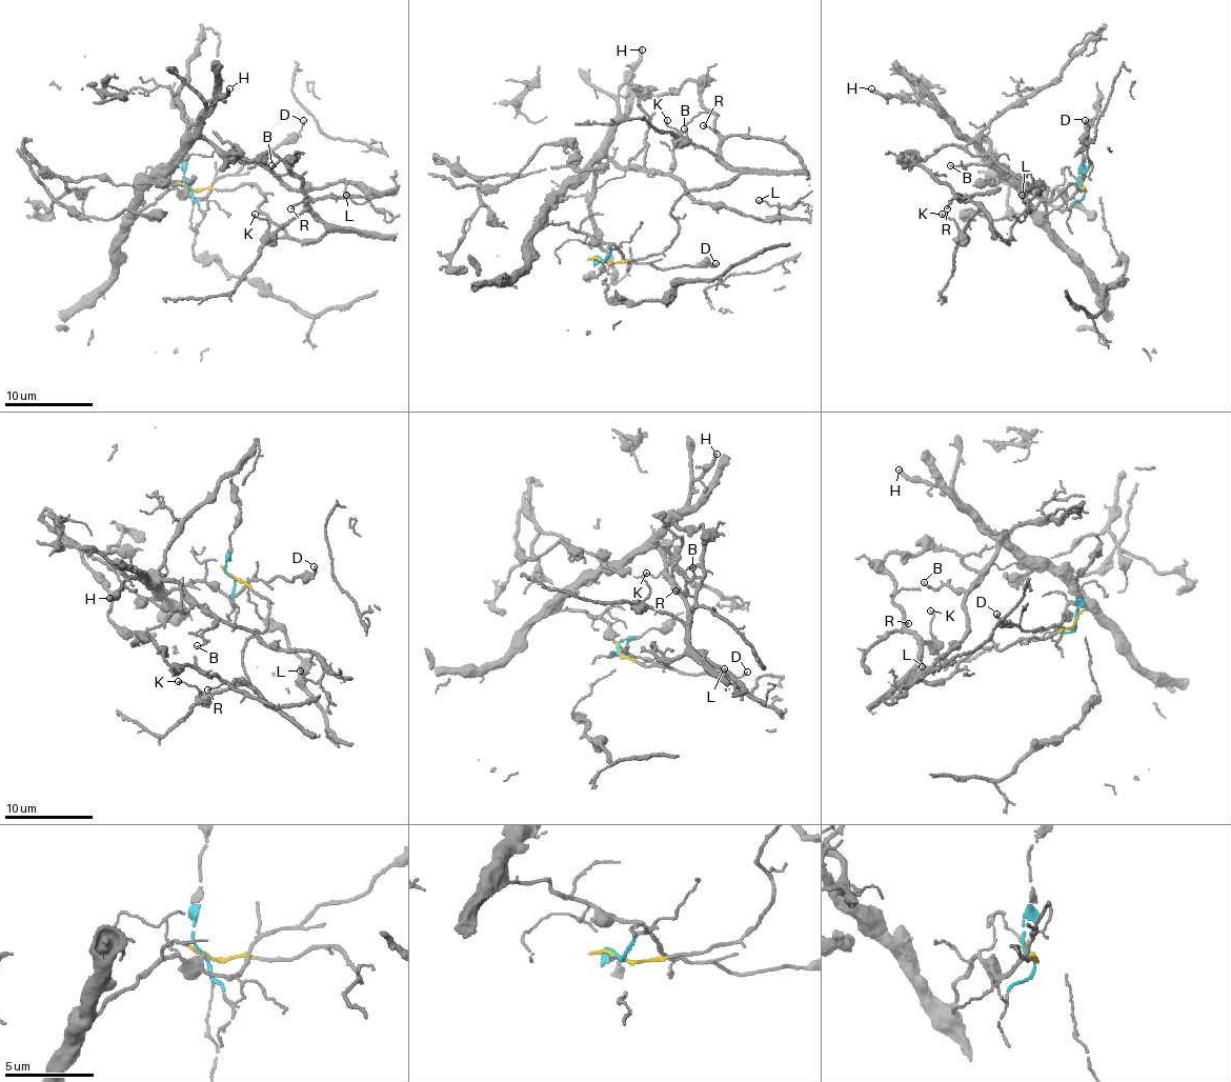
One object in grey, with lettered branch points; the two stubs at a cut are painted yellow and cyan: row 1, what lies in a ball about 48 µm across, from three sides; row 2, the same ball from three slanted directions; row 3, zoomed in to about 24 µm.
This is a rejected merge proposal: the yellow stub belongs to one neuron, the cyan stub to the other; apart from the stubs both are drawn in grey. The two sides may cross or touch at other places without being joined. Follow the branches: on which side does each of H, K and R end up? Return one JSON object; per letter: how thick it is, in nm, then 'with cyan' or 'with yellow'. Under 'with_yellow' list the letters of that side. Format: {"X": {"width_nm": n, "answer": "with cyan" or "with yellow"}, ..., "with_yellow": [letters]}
{"H": {"width_nm": 260, "answer": "with cyan"}, "K": {"width_nm": 120, "answer": "with yellow"}, "R": {"width_nm": 110, "answer": "with yellow"}, "with_yellow": ["K", "R"]}

